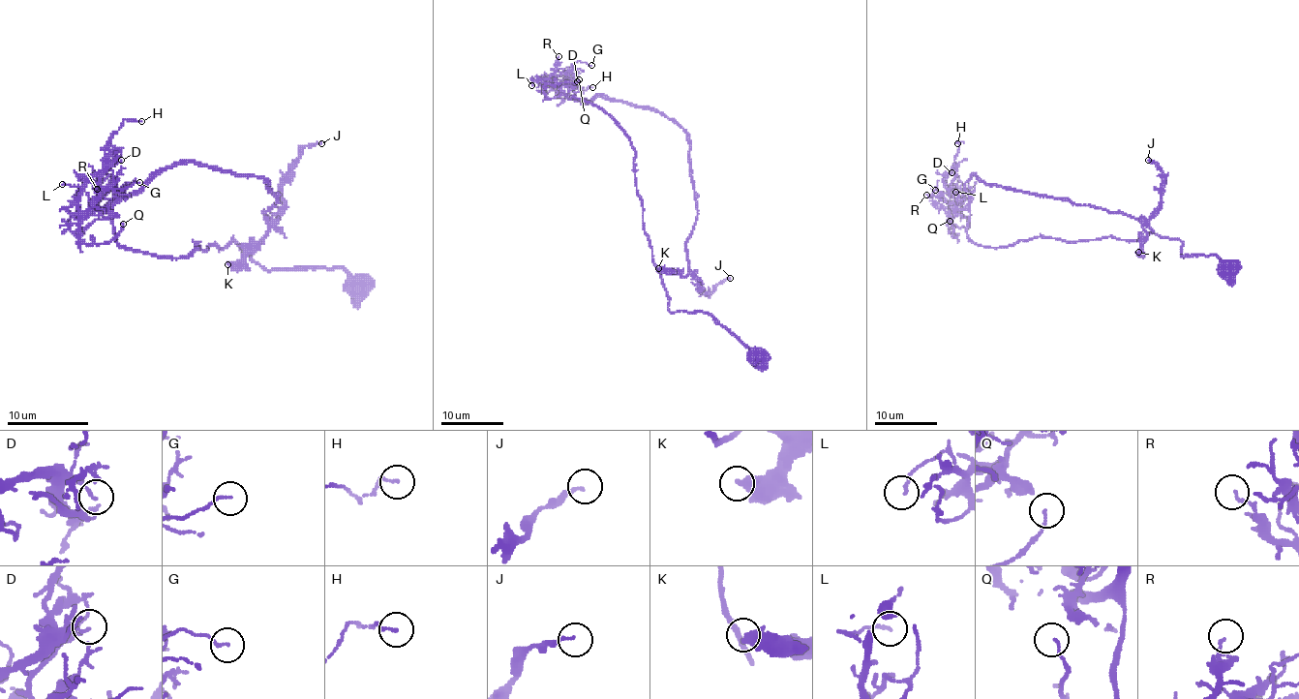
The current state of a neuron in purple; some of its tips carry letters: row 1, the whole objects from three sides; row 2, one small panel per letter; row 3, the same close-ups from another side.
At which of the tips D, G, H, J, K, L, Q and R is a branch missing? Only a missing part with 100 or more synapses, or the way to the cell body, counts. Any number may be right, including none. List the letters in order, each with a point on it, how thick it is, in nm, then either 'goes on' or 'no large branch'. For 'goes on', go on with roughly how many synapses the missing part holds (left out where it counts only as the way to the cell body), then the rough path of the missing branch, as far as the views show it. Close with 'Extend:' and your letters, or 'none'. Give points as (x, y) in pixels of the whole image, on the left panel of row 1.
D: at (121, 160); 90 nm thick; no large branch
G: at (139, 182); 110 nm thick; no large branch
H: at (141, 121); 120 nm thick; no large branch
J: at (321, 143); 130 nm thick; no large branch
K: at (227, 264); 550 nm thick; no large branch
L: at (62, 184); 130 nm thick; no large branch
Q: at (123, 224); 70 nm thick; no large branch
R: at (97, 189); 110 nm thick; no large branch
Extend: none

